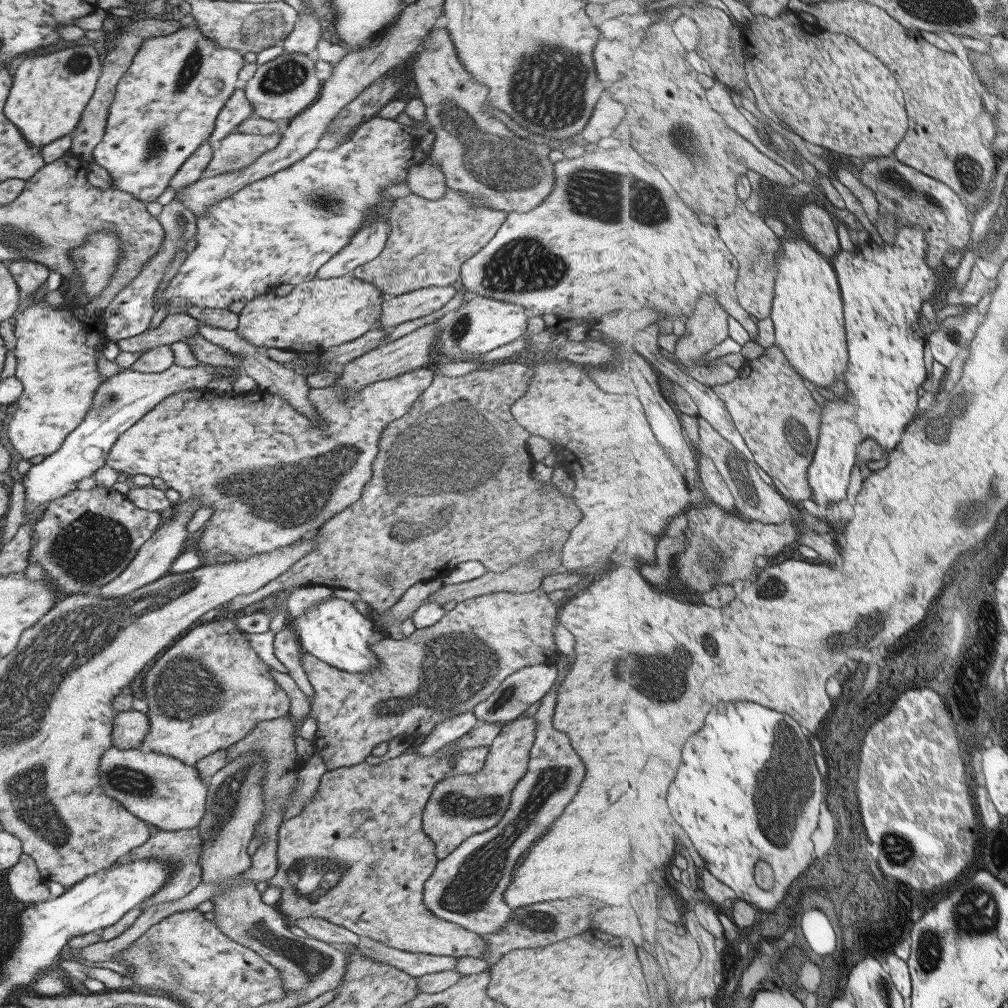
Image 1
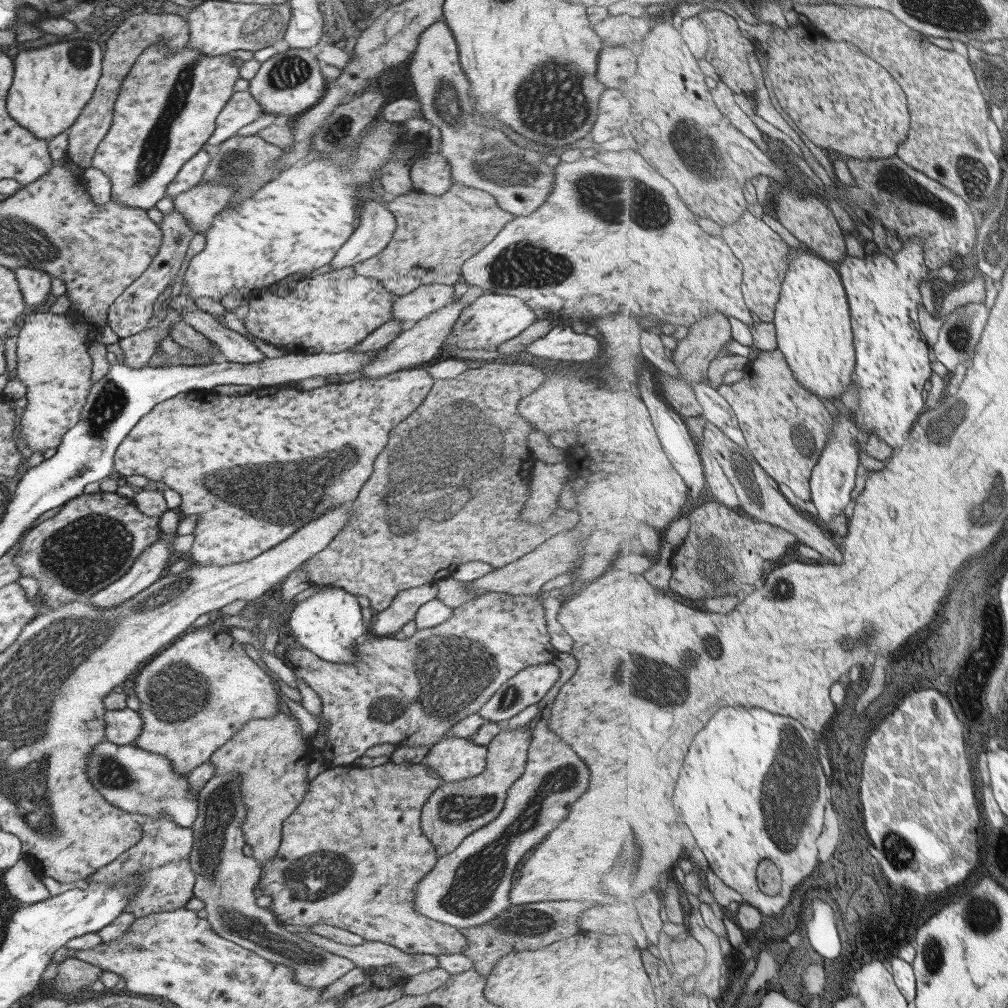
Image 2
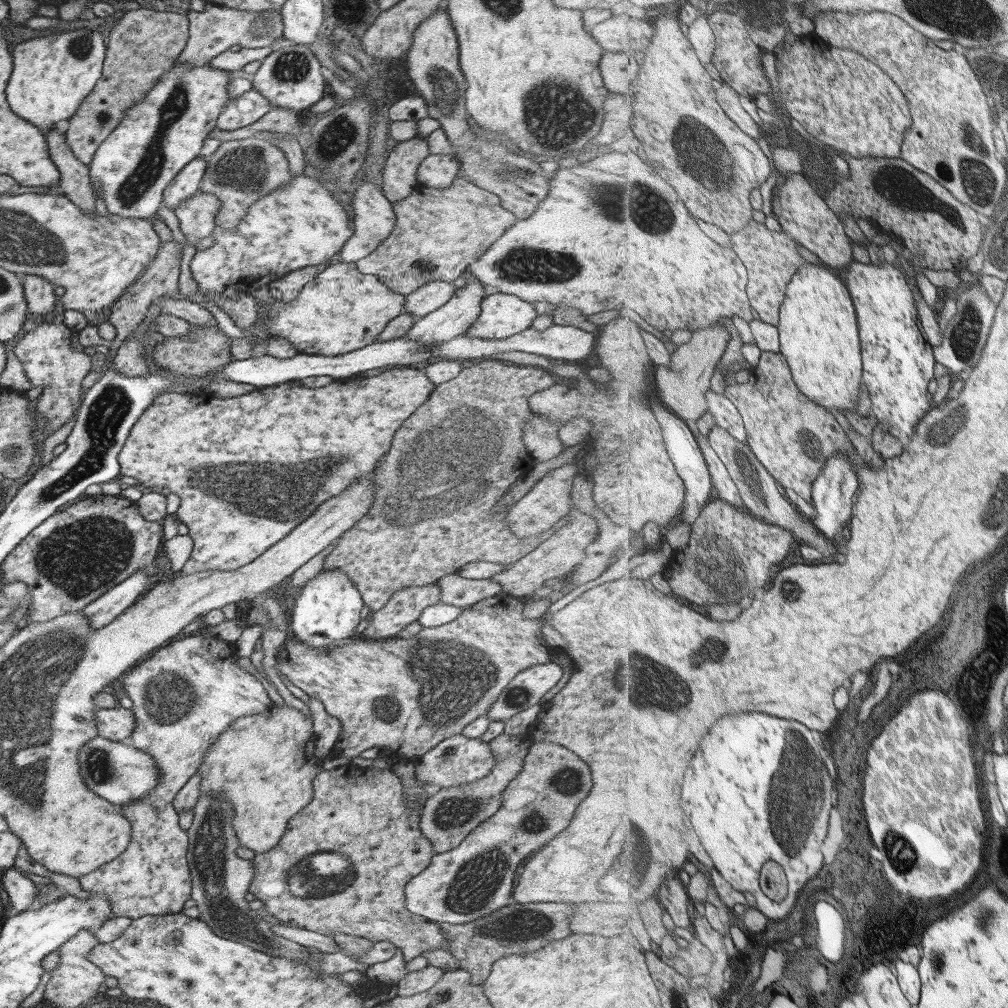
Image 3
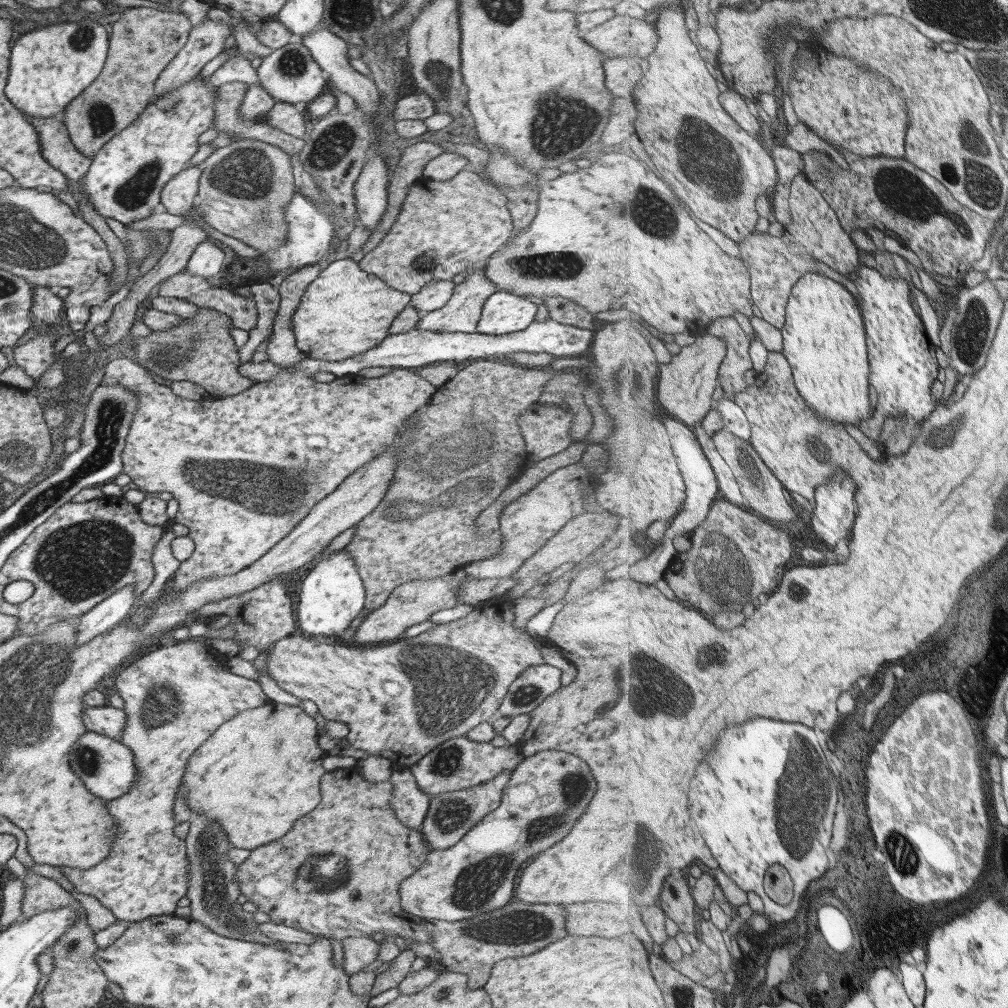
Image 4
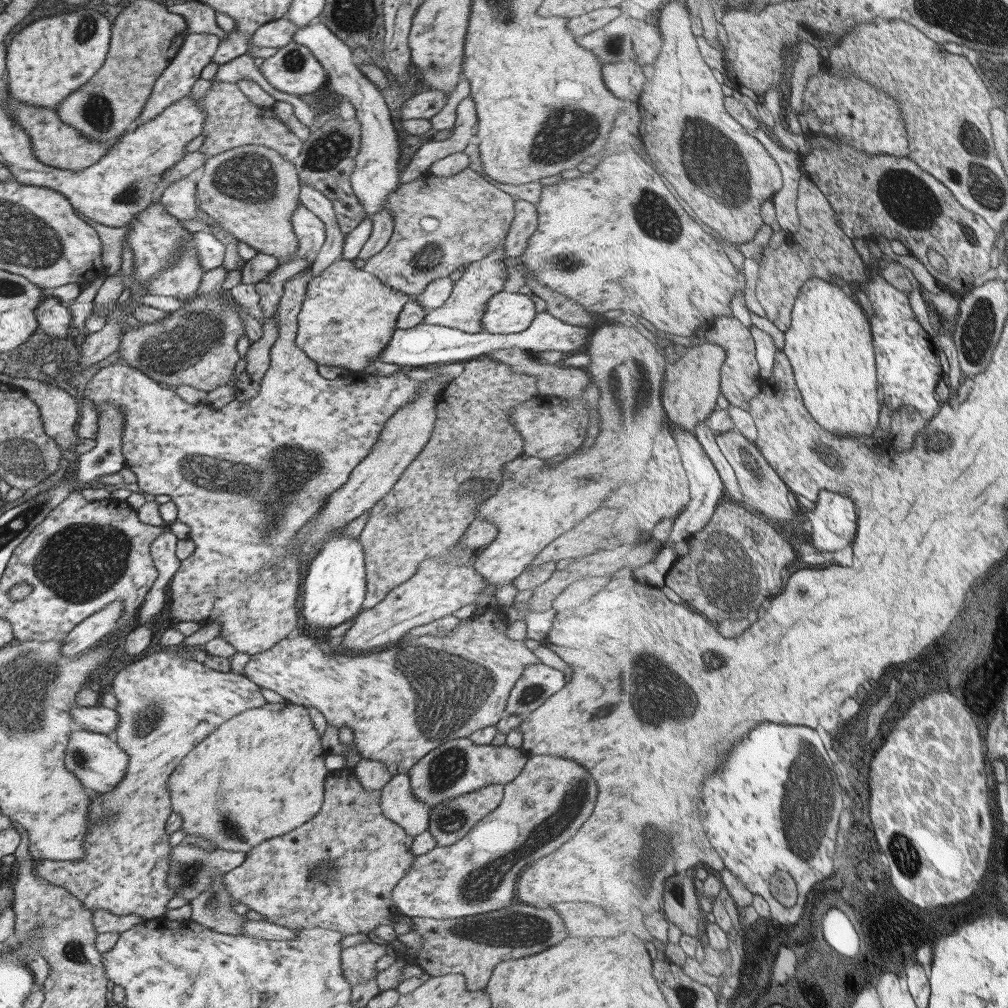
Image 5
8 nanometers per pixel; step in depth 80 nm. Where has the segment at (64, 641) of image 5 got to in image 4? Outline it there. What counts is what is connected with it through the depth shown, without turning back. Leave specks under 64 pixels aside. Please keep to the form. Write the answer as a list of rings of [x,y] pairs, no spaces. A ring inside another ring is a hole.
[[[130,584],[118,588],[105,600],[95,603],[95,606],[75,620],[75,644],[81,646],[122,623],[127,618],[135,600],[137,600],[137,596],[134,596],[134,588]]]

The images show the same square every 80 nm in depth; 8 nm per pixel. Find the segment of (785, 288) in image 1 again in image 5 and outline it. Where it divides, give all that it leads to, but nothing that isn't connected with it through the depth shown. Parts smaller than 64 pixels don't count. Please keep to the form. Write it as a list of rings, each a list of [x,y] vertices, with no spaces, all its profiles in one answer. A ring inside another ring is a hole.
[[[817,275],[810,278],[795,300],[792,323],[785,332],[786,344],[783,350],[792,362],[794,376],[806,407],[811,410],[812,416],[824,429],[839,436],[862,440],[862,436],[880,439],[881,435],[877,437],[875,430],[879,426],[879,416],[881,416],[879,408],[883,408],[883,403],[879,404],[879,390],[877,390],[880,382],[877,379],[878,358],[874,347],[874,335],[871,332],[869,317],[855,301],[835,283],[826,282]]]

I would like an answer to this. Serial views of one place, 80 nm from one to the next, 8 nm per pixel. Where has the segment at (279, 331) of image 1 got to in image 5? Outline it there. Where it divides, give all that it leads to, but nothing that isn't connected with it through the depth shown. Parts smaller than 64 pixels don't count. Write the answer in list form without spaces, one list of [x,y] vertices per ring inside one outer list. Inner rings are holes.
[[[337,259],[308,282],[296,317],[294,343],[316,366],[363,372],[387,346],[397,317],[411,298],[385,286],[371,273],[357,269],[353,260]]]

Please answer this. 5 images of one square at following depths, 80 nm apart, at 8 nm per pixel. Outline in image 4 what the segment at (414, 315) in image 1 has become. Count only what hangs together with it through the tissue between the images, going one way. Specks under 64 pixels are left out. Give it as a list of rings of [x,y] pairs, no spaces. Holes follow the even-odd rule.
[[[449,279],[431,281],[424,284],[416,294],[410,295],[408,305],[420,313],[442,308],[453,292],[454,284]]]

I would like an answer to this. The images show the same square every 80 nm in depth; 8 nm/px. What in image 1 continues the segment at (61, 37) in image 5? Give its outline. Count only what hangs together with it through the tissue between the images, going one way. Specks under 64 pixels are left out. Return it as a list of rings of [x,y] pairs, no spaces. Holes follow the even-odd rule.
[[[91,45],[71,46],[38,56],[23,56],[15,68],[3,114],[34,147],[70,135],[93,95],[100,75],[99,58]]]

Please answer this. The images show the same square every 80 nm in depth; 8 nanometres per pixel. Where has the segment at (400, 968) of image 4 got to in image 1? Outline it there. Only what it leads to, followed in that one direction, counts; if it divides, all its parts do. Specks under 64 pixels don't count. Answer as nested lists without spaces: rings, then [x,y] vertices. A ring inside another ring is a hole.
[[[480,722],[473,727],[467,734],[460,736],[453,743],[448,743],[445,747],[440,748],[429,756],[419,756],[418,754],[403,753],[397,757],[382,761],[375,765],[367,765],[361,762],[353,766],[337,768],[327,771],[322,776],[322,782],[319,783],[317,792],[313,794],[311,802],[307,802],[303,806],[303,810],[280,823],[277,830],[277,849],[276,850],[276,871],[266,880],[269,886],[278,886],[281,889],[276,908],[278,912],[284,916],[287,923],[297,921],[297,919],[305,919],[307,917],[323,919],[337,927],[350,930],[353,934],[359,936],[367,936],[371,940],[376,940],[385,946],[402,950],[403,952],[432,954],[435,956],[450,956],[451,958],[459,958],[462,956],[471,956],[480,958],[486,953],[486,944],[484,940],[475,932],[465,930],[458,924],[437,919],[435,914],[429,913],[422,902],[422,886],[428,880],[429,875],[433,872],[436,862],[438,861],[434,855],[434,843],[431,842],[422,830],[422,812],[425,809],[426,802],[437,782],[443,780],[447,774],[451,774],[454,763],[452,758],[453,751],[460,751],[464,748],[477,746],[489,746],[497,733],[500,731],[501,725],[495,723]]]

